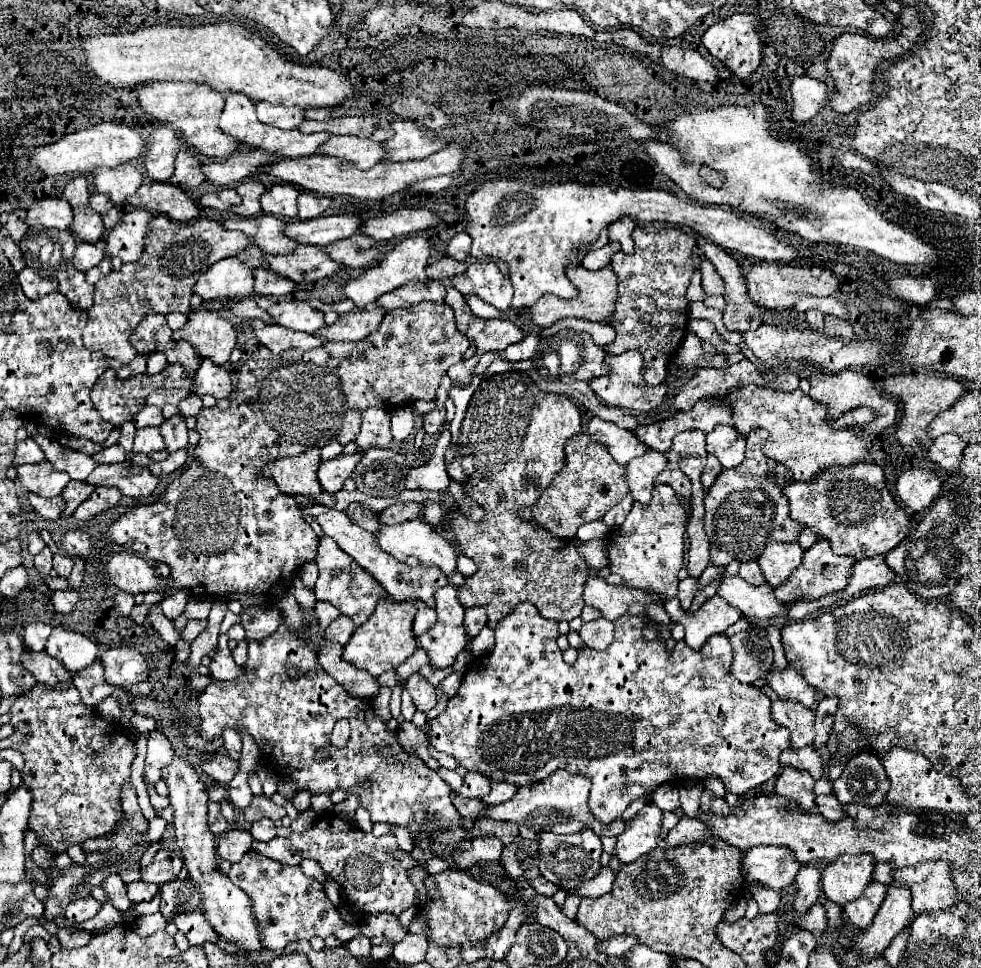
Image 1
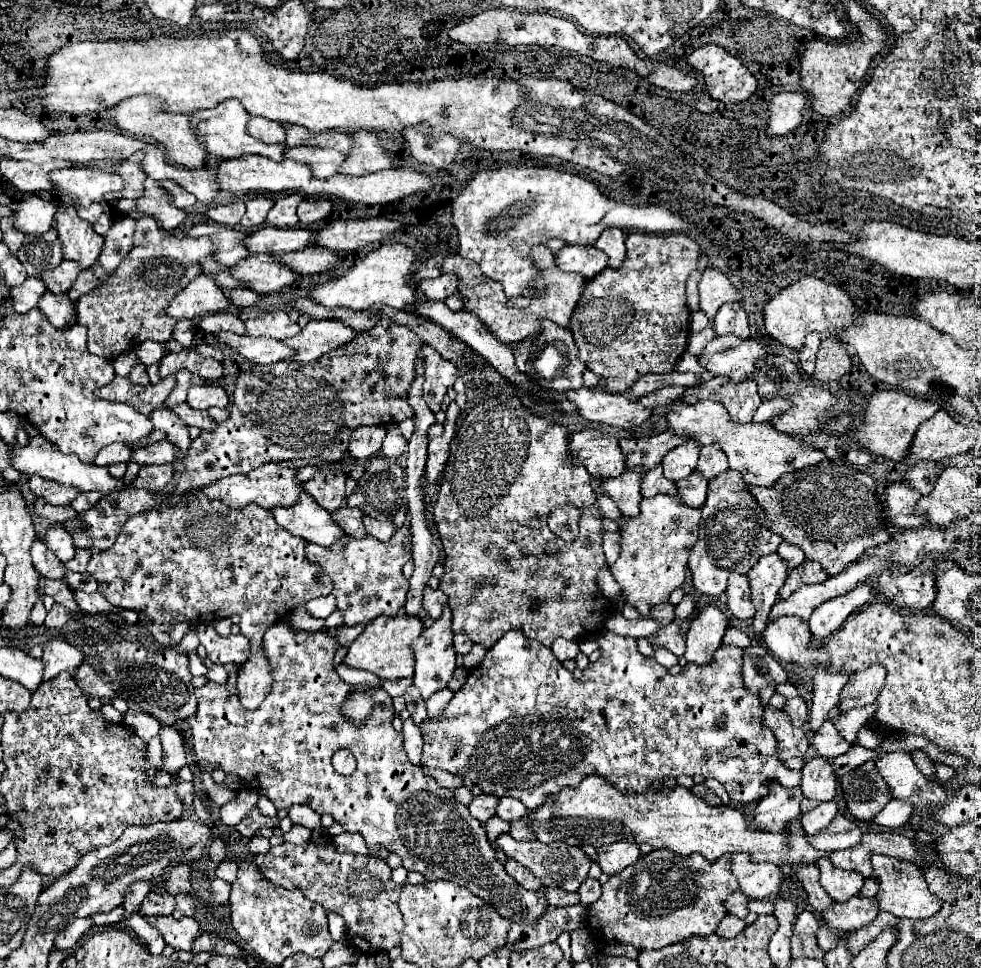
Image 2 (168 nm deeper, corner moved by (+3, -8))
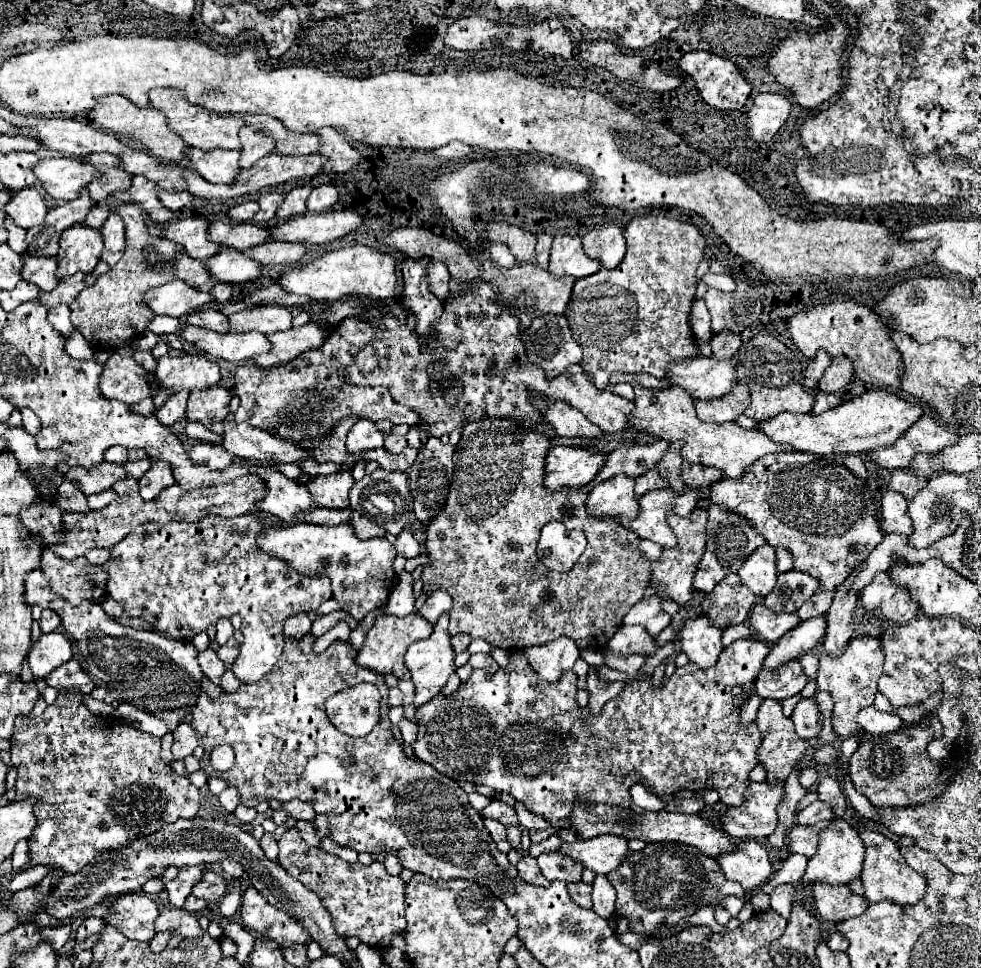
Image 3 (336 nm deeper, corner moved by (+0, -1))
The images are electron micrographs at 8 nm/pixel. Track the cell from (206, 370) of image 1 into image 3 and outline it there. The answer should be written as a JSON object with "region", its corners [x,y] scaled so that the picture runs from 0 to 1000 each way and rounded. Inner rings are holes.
{"region":[[[217,399],[213,403],[197,403],[191,417],[191,432],[213,440],[217,436],[227,436],[233,428],[233,403]]]}

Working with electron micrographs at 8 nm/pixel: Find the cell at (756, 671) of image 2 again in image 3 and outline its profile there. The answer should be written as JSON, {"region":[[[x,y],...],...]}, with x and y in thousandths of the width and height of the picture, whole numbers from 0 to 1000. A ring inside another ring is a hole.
{"region":[[[806,682],[790,694],[776,692],[770,702],[770,713],[776,721],[800,723],[814,717],[821,711],[821,707],[823,707],[823,698],[819,696],[817,686],[812,682]]]}

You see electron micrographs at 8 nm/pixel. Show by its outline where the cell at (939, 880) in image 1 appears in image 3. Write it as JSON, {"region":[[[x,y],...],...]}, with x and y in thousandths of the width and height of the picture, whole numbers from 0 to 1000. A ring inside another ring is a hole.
{"region":[[[882,857],[876,862],[880,872],[882,872],[882,890],[880,890],[880,901],[878,901],[878,911],[882,917],[882,928],[886,932],[898,932],[898,930],[910,930],[918,936],[925,934],[935,934],[941,924],[943,924],[943,907],[939,907],[937,901],[925,895],[923,886],[918,884],[916,876],[912,874],[910,868],[896,860]]]}

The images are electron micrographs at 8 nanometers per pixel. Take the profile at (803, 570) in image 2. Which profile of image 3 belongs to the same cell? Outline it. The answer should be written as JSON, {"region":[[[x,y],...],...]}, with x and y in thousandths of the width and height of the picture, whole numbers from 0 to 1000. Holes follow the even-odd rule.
{"region":[[[806,589],[792,595],[788,612],[778,618],[778,624],[788,632],[812,632],[814,626],[823,622],[829,612],[833,612],[833,607],[833,597]]]}

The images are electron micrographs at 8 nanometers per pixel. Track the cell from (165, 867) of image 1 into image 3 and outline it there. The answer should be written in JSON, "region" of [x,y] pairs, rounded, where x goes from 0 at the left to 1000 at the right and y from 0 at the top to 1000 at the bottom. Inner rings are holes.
{"region":[[[209,901],[207,909],[197,917],[197,924],[201,928],[207,928],[211,932],[219,932],[223,928],[227,928],[231,924],[231,909],[227,903],[219,903],[219,901]]]}

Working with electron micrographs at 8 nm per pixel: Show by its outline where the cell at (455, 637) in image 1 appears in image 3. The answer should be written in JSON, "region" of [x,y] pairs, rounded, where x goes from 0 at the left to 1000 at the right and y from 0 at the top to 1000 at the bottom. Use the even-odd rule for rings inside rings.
{"region":[[[452,634],[448,638],[448,643],[443,645],[441,649],[441,655],[433,661],[427,661],[427,663],[421,663],[413,676],[413,688],[417,690],[419,694],[419,702],[423,707],[423,731],[431,729],[435,723],[439,723],[441,719],[445,719],[456,700],[464,694],[464,686],[462,686],[462,680],[464,680],[464,674],[460,669],[460,663],[458,663],[458,653],[456,653],[456,645],[458,645],[458,636]]]}

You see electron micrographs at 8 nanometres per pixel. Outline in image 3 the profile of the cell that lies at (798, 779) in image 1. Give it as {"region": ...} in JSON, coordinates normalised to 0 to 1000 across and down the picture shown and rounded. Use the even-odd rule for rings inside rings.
{"region":[[[766,808],[764,816],[759,818],[759,829],[751,835],[743,835],[733,841],[733,853],[747,866],[782,866],[788,862],[792,853],[792,833],[798,824],[798,808],[792,812],[784,812],[782,808]]]}

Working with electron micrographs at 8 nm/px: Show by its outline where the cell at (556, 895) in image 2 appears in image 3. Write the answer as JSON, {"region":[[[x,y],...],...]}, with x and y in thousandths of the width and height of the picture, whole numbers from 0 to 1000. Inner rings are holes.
{"region":[[[586,911],[586,913],[580,913],[578,915],[580,924],[582,924],[582,930],[586,934],[590,934],[592,938],[602,938],[602,913],[596,913],[596,911]]]}

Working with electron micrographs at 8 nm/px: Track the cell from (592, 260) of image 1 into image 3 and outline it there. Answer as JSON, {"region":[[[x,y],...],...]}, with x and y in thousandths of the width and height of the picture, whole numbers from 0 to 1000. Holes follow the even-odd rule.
{"region":[[[566,244],[562,260],[560,260],[560,277],[566,287],[568,285],[584,285],[584,287],[596,287],[613,279],[611,271],[596,264],[592,256],[590,244]]]}

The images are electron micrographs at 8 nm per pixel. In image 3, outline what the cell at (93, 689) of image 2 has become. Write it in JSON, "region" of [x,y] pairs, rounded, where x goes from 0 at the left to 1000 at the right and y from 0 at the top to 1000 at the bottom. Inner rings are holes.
{"region":[[[70,682],[64,688],[60,688],[58,692],[54,692],[54,696],[46,698],[46,705],[48,705],[48,709],[54,709],[56,713],[62,713],[62,711],[74,713],[76,711],[76,713],[83,713],[83,717],[91,717],[97,711],[95,702],[83,692],[78,682]]]}

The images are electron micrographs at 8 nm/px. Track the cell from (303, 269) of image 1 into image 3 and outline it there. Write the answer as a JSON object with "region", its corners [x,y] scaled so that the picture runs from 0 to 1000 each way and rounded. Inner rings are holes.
{"region":[[[227,256],[211,269],[211,279],[223,291],[246,293],[264,287],[268,275],[240,256]]]}

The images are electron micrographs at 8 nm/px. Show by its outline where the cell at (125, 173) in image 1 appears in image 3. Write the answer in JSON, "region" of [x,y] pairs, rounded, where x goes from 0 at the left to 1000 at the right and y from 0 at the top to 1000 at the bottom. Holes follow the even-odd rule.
{"region":[[[42,161],[34,171],[34,180],[38,180],[46,198],[56,207],[78,205],[83,194],[103,182],[93,169],[64,161]]]}

